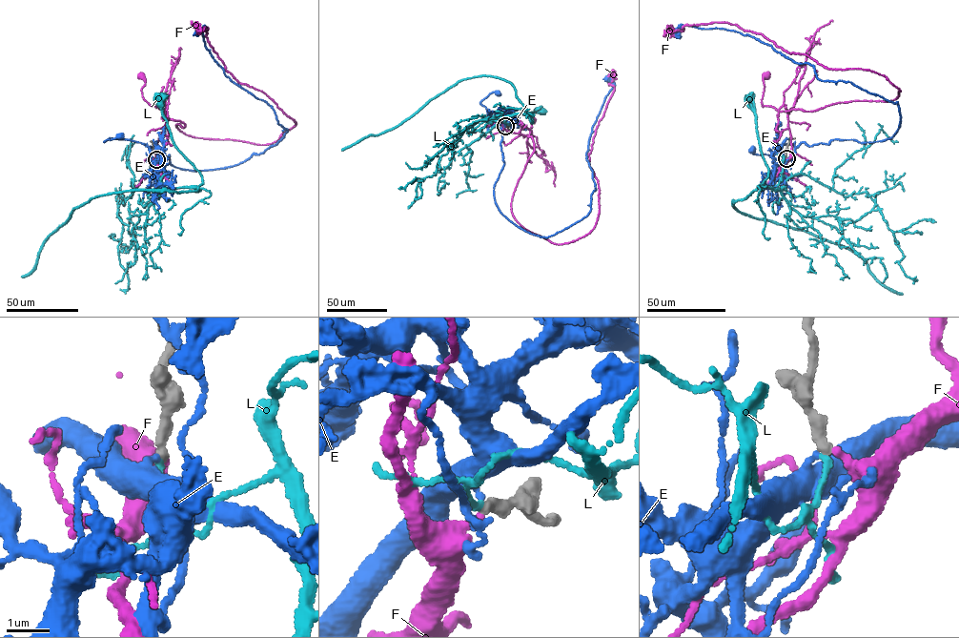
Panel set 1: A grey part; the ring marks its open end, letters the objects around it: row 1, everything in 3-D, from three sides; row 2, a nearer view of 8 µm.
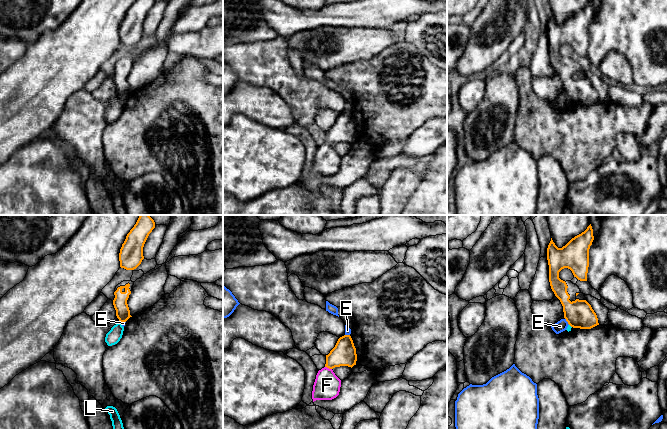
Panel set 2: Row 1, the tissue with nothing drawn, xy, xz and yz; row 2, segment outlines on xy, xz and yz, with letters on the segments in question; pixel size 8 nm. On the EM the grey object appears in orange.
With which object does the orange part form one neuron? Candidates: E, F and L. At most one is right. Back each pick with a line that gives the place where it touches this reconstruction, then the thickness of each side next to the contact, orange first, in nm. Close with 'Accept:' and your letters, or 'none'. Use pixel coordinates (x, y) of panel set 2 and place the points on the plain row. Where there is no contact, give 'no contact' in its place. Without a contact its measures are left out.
F: meets orange in xz at (328, 143); 190 nm thick on the orange side, 220 nm on the other
Accept: F

